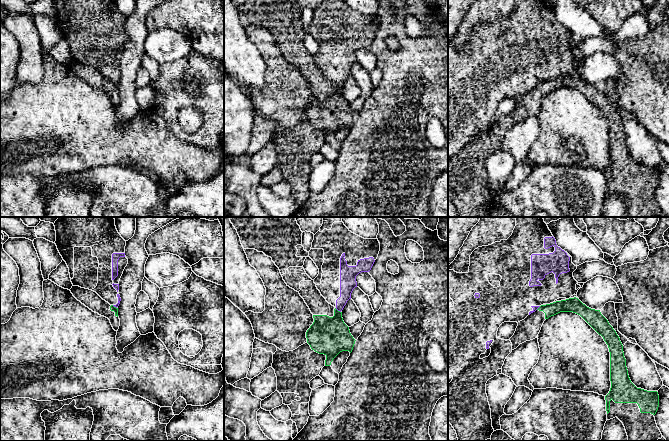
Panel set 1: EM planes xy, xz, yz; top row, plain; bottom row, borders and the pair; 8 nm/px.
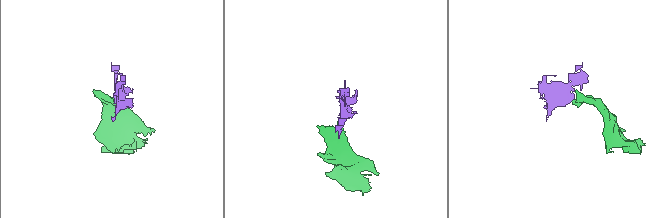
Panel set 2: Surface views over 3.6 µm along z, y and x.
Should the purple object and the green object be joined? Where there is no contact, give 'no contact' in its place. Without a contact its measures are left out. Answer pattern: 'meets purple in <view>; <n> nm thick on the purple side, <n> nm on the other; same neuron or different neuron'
meets purple in xz; 130 nm thick on the purple side, 300 nm on the other; different neuron

